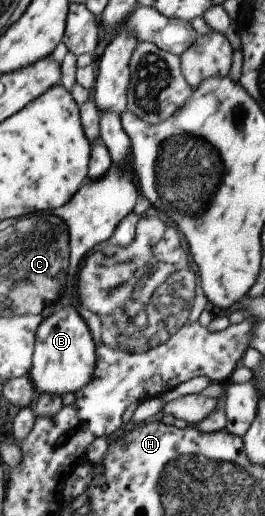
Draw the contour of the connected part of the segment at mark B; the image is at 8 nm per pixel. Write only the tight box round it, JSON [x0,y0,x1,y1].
[28,304,96,397]

